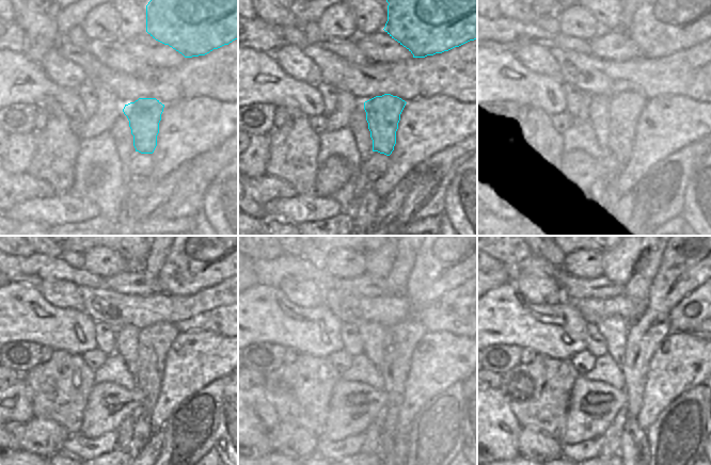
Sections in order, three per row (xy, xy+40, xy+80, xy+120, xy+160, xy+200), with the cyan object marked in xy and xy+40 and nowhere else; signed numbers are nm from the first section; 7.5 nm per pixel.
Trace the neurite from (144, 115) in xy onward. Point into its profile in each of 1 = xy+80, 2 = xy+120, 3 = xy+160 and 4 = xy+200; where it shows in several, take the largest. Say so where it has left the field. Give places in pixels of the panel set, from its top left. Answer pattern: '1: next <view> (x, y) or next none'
1: next xy+80 (626, 108)
2: next xy+120 (154, 342)
3: next xy+160 (447, 257)
4: next xy+200 (691, 257)

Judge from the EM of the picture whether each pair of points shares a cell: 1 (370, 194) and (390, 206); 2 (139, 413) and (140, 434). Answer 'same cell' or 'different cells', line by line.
1: different cells
2: same cell

